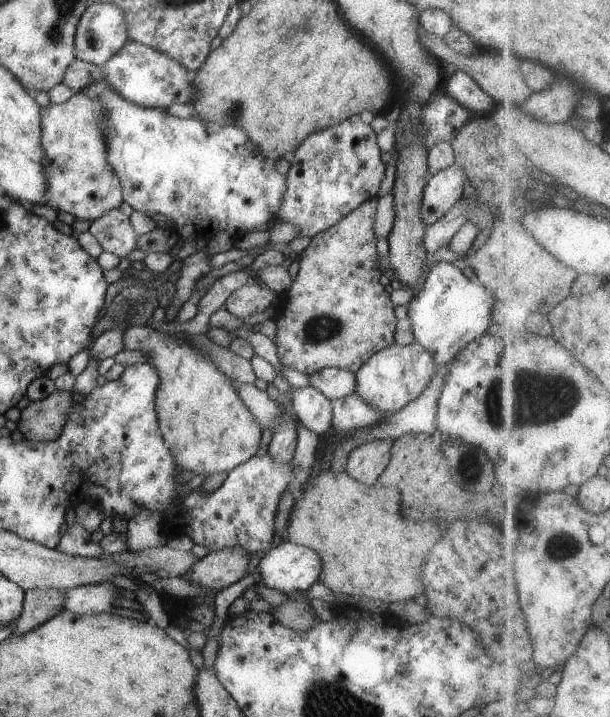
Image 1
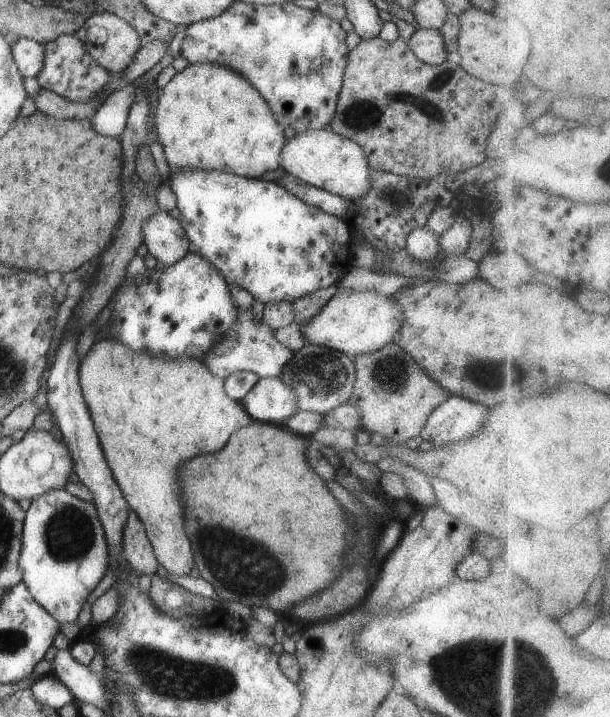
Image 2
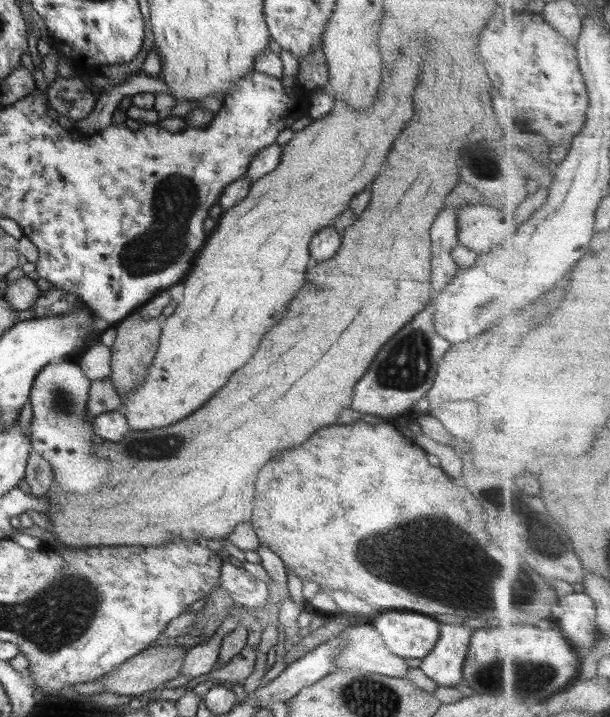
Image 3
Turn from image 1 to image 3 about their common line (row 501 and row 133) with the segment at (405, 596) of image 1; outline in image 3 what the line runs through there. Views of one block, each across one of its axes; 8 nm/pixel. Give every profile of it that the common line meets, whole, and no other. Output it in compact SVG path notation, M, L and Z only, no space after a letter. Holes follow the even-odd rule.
M412 42L412 46L404 48L398 56L396 68L392 72L384 71L382 84L386 88L378 90L376 106L372 104L372 108L362 112L334 96L334 105L328 116L312 120L308 127L294 134L288 144L281 146L282 157L276 169L254 181L249 194L237 206L223 211L182 281L182 301L170 316L163 318L159 347L146 379L142 385L128 391L126 399L122 400L121 412L132 430L162 428L192 414L226 384L232 372L252 358L262 334L282 318L286 304L304 284L294 280L304 280L302 274L306 274L310 262L308 244L314 232L330 226L338 214L348 209L350 200L376 178L374 172L380 172L386 160L384 156L388 156L396 136L412 118L410 96L420 74L418 48L422 50L420 44Z

